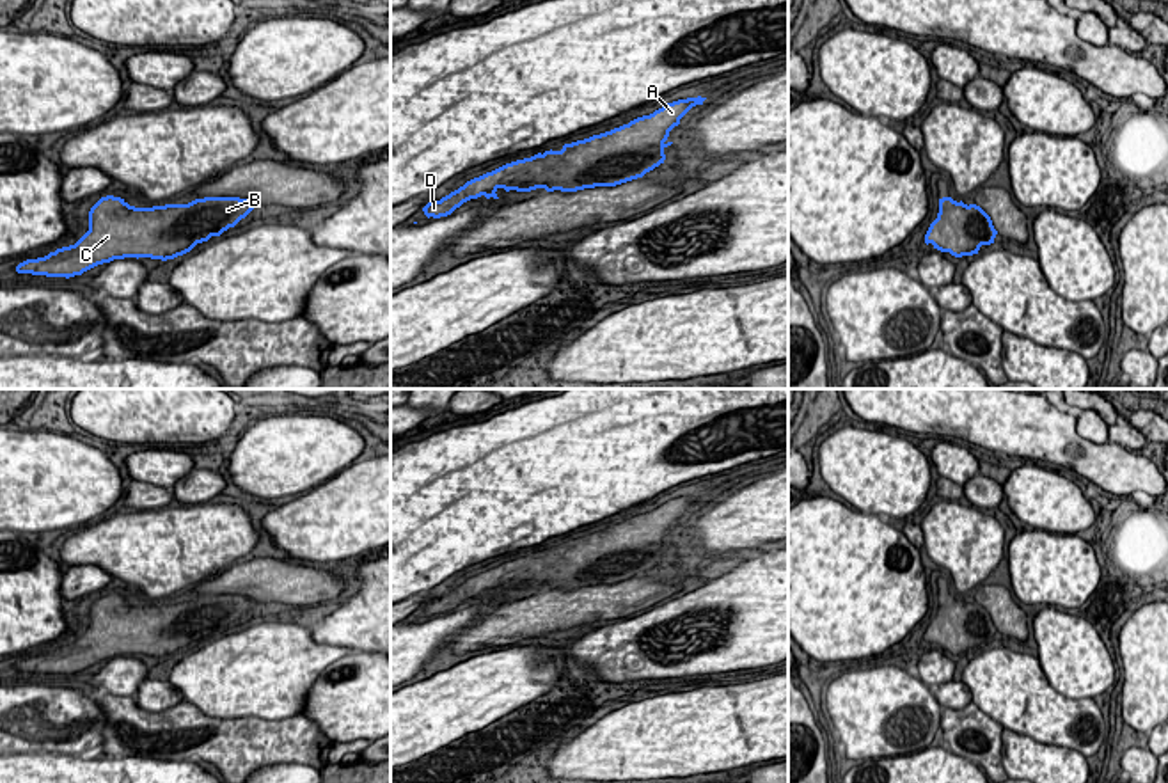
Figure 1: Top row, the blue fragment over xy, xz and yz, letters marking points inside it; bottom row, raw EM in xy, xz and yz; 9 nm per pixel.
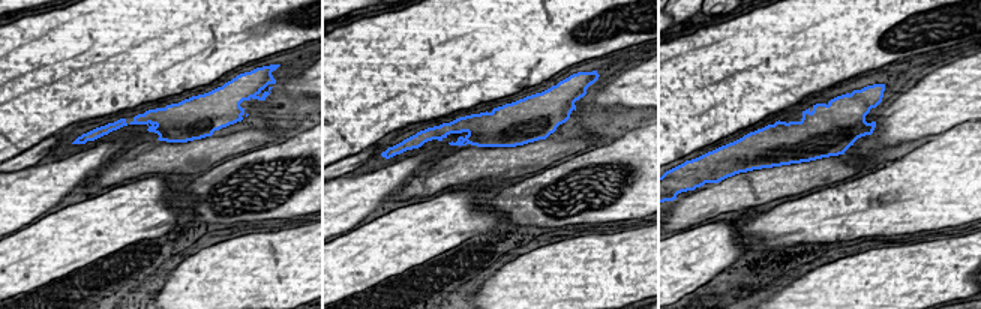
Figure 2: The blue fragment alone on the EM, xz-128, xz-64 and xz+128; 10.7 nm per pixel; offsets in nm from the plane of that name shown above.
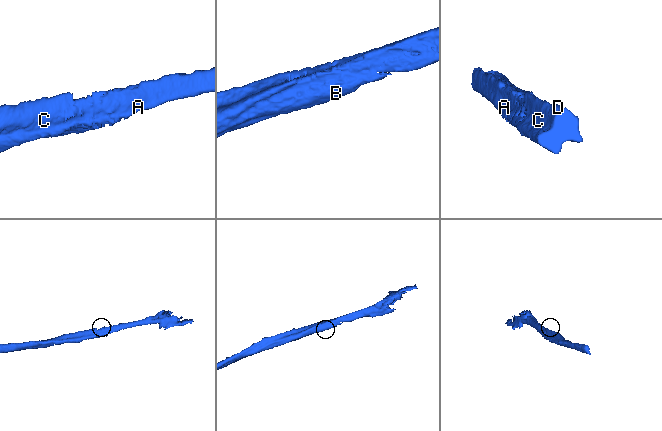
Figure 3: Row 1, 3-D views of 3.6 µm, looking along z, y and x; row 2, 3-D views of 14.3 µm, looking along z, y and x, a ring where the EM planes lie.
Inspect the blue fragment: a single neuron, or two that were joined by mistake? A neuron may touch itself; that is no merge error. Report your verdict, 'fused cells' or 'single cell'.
single cell

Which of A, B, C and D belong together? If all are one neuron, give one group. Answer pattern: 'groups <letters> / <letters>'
groups A B C D

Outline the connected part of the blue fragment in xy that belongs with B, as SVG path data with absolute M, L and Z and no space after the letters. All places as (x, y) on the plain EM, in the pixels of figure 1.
M107 593L91 605L89 629L75 643L27 657L16 669L69 676L114 657L174 657L234 625L254 605L254 600L240 595L135 605L121 595Z

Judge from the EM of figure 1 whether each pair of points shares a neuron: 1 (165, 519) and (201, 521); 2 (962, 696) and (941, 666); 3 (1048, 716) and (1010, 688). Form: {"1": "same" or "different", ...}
{"1": "same", "2": "same", "3": "same"}

